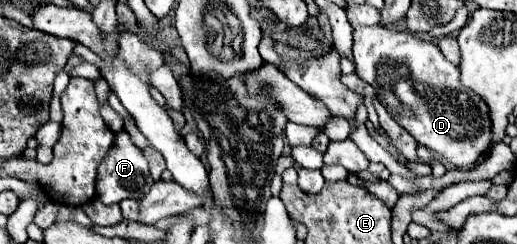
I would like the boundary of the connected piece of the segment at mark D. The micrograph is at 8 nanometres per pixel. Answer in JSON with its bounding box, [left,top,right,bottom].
[354,27,490,169]

